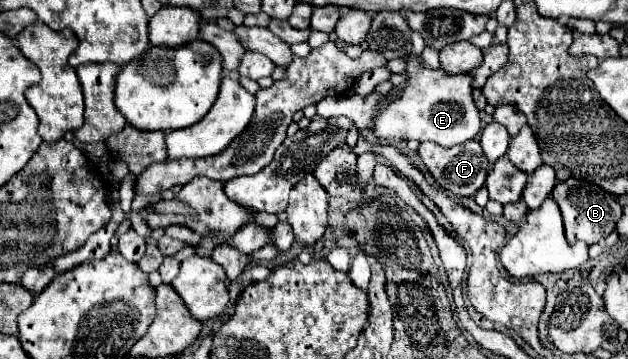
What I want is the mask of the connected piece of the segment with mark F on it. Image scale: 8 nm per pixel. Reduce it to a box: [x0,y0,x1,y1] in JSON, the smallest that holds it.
[417,140,489,196]

